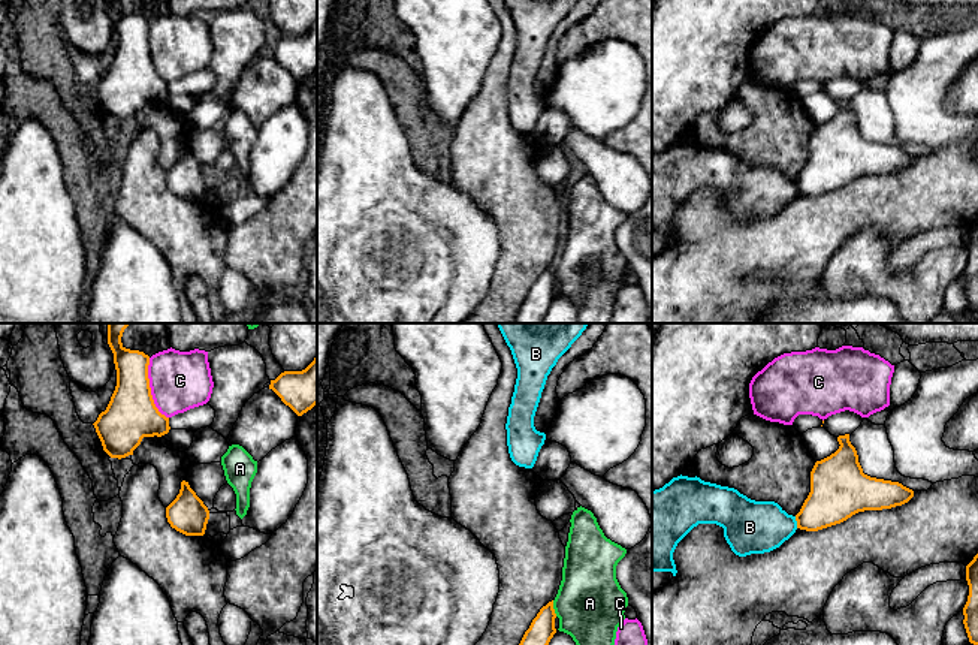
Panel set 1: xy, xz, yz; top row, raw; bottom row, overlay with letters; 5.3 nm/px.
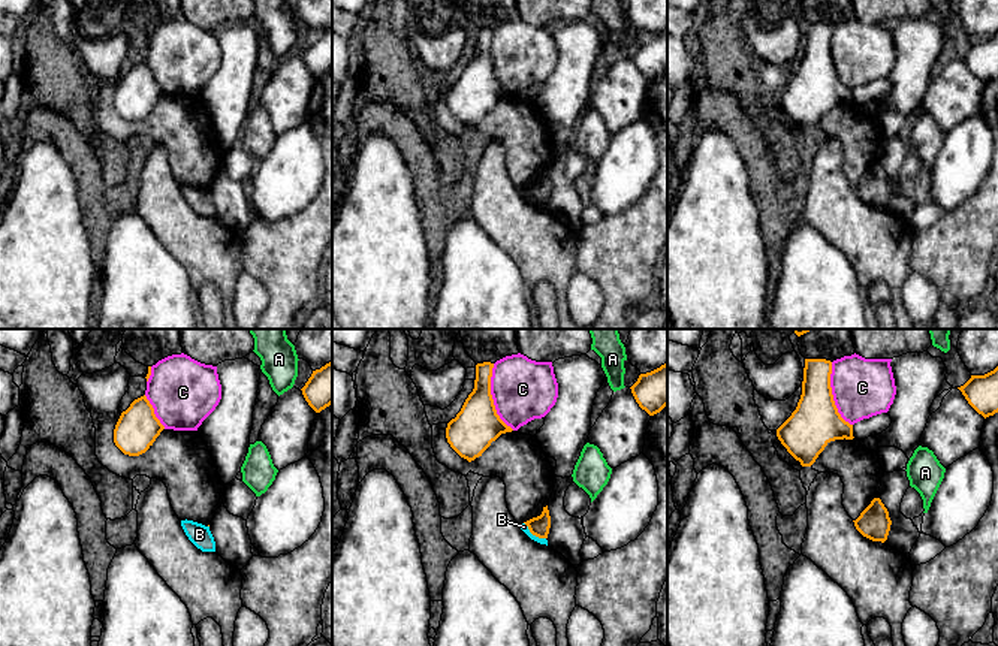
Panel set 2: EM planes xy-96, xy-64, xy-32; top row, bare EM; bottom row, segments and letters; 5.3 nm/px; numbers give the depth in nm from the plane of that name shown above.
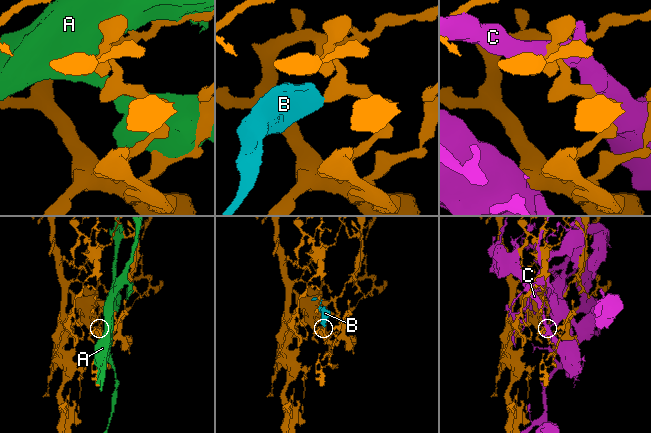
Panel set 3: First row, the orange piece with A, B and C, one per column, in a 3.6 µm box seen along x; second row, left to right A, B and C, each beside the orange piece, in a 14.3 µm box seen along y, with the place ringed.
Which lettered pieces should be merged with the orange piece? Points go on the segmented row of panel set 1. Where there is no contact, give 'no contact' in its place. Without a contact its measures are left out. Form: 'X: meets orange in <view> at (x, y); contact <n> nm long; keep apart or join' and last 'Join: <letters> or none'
A: meets orange in xz at (552, 608); contact 90 nm long; keep apart
B: meets orange in yz at (797, 523); contact 70 nm long; keep apart
C: meets orange in xy at (150, 389); contact 340 nm long; keep apart
Join: none

